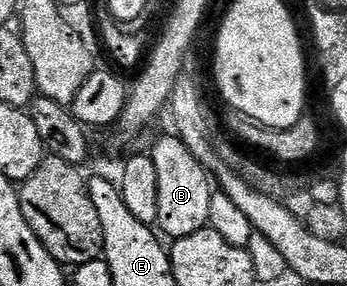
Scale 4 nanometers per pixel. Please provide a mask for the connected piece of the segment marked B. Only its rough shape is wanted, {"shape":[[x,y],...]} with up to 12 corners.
{"shape":[[175,136],[158,139],[156,222],[175,240],[210,223],[214,186]]}

